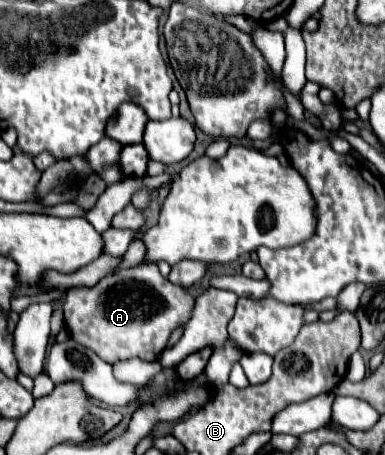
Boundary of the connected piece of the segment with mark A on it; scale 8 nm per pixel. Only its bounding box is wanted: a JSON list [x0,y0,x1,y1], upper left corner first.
[63,264,193,362]

